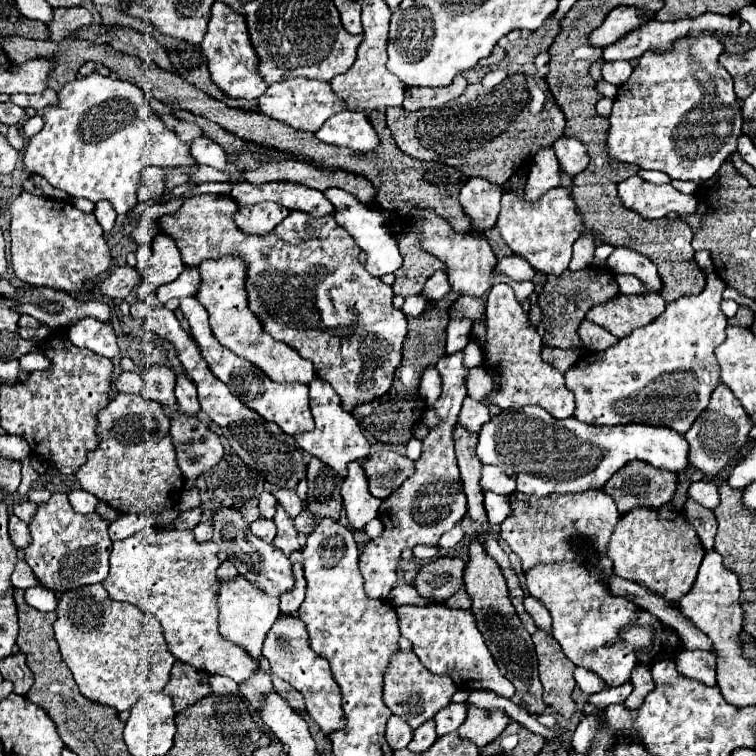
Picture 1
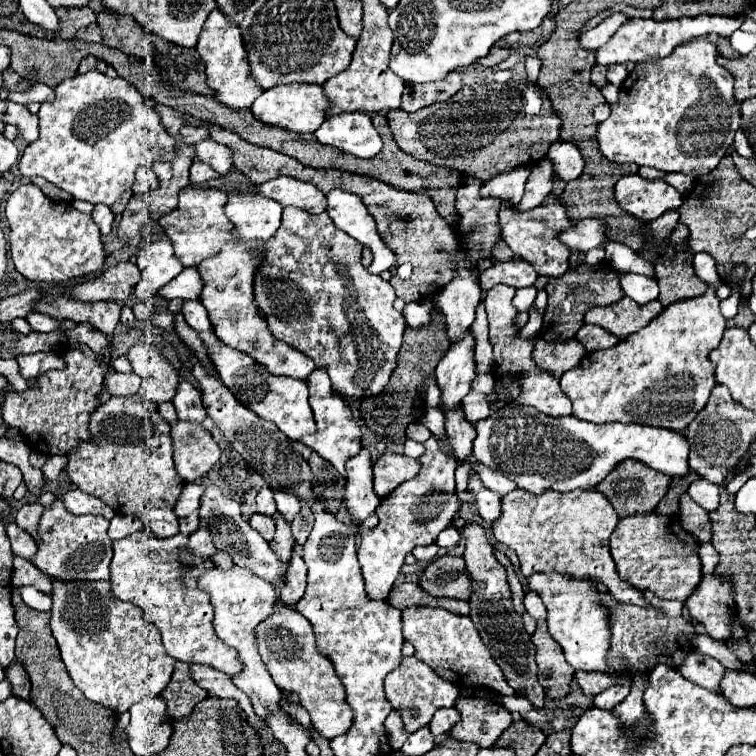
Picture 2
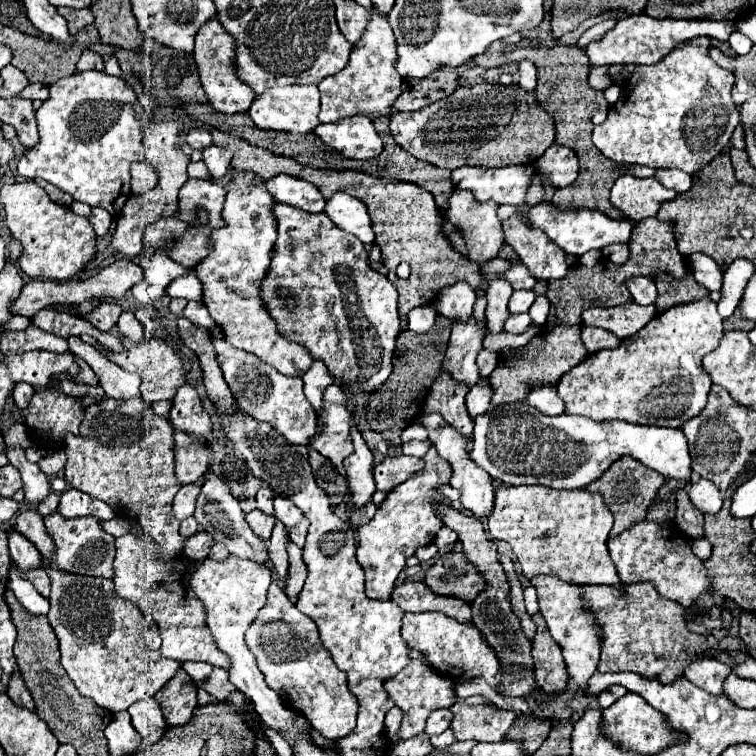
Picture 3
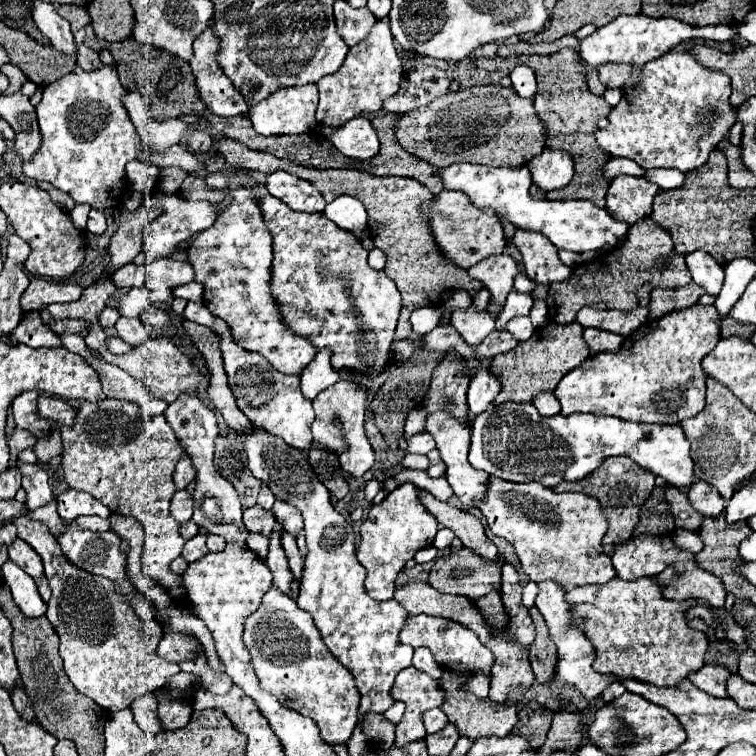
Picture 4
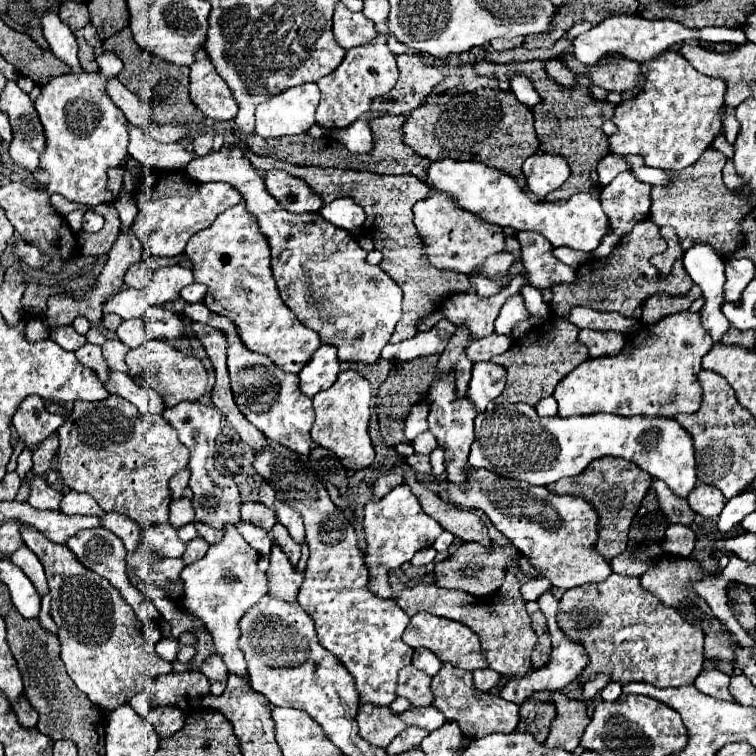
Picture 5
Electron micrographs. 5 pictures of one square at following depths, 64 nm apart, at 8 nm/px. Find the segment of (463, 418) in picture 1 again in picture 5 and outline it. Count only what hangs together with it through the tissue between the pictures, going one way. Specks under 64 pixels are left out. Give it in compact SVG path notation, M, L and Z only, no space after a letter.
M476 362L470 378L470 390L468 398L476 404L480 412L486 410L488 402L492 402L496 396L502 394L506 378L504 378L504 366L494 364L494 362Z

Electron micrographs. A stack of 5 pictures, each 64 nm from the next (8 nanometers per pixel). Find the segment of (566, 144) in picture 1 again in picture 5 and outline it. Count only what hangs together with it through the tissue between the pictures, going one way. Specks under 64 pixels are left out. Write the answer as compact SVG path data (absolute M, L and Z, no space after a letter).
M534 154L534 156L524 160L522 172L524 172L526 180L528 180L530 192L538 200L544 200L546 194L560 188L566 182L566 178L570 174L570 168L568 168L564 158Z

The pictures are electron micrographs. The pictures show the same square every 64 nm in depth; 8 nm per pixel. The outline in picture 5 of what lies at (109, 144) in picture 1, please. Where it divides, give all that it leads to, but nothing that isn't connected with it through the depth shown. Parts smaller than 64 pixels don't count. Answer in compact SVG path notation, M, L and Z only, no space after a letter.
M112 52L97 56L99 72L88 74L64 74L50 78L42 88L34 106L46 132L46 152L40 158L40 170L34 178L46 184L48 194L60 194L72 202L96 206L108 202L106 192L106 170L120 166L122 158L128 156L128 130L124 114L106 96L104 82L108 76L116 76L124 68L120 58Z

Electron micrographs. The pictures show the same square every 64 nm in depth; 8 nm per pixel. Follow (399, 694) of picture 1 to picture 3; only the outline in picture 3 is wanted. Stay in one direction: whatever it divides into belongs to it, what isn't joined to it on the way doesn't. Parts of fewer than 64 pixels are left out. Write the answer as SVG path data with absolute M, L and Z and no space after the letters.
M412 660L404 670L400 670L394 678L390 678L386 682L386 692L396 702L396 706L404 710L404 720L398 728L398 738L400 740L408 740L408 738L414 738L414 736L422 734L426 718L432 710L448 708L448 706L452 706L452 702L456 702L454 682L450 678L444 678L440 674L430 672L426 666L422 666L416 660Z

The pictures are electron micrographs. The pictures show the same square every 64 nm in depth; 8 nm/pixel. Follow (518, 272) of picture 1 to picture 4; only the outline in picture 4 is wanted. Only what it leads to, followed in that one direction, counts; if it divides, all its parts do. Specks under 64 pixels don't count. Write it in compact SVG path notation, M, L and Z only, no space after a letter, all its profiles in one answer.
M518 274L518 276L514 278L514 290L518 290L518 292L526 292L526 294L532 294L534 288L536 288L536 284L534 284L528 276Z

